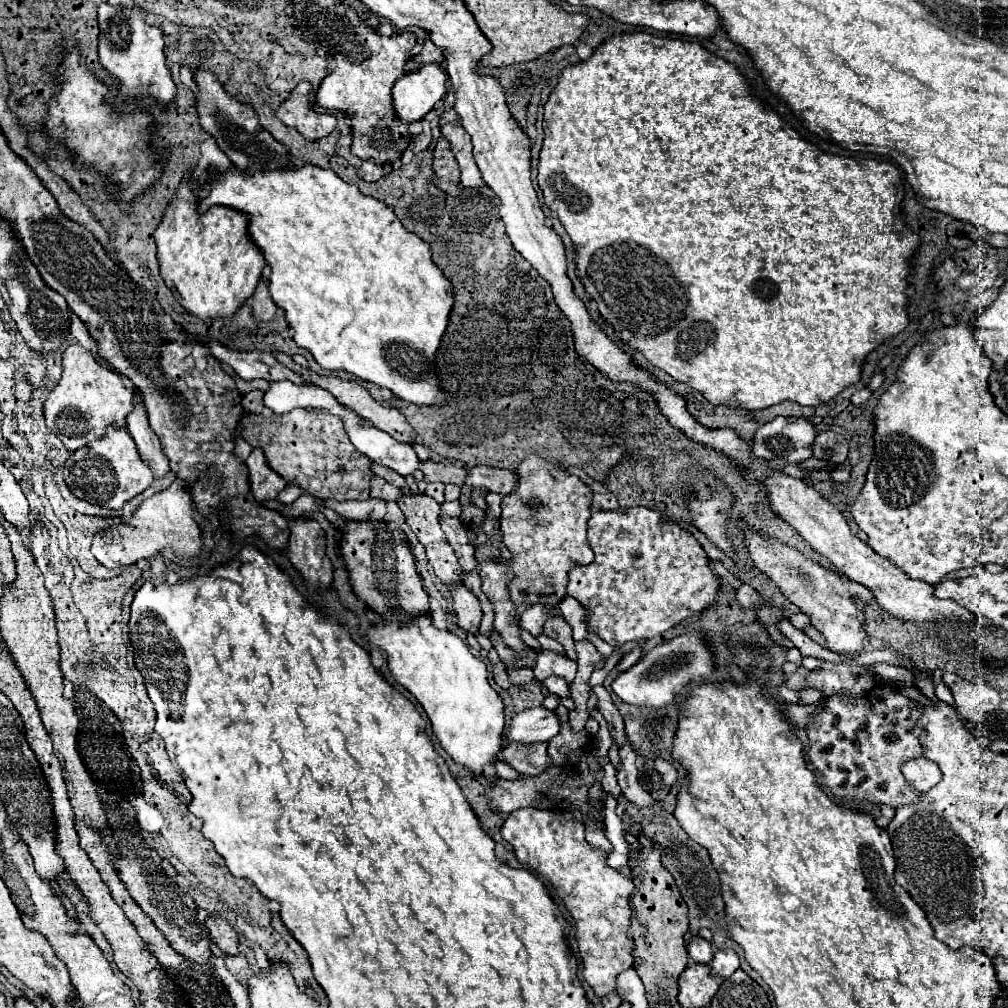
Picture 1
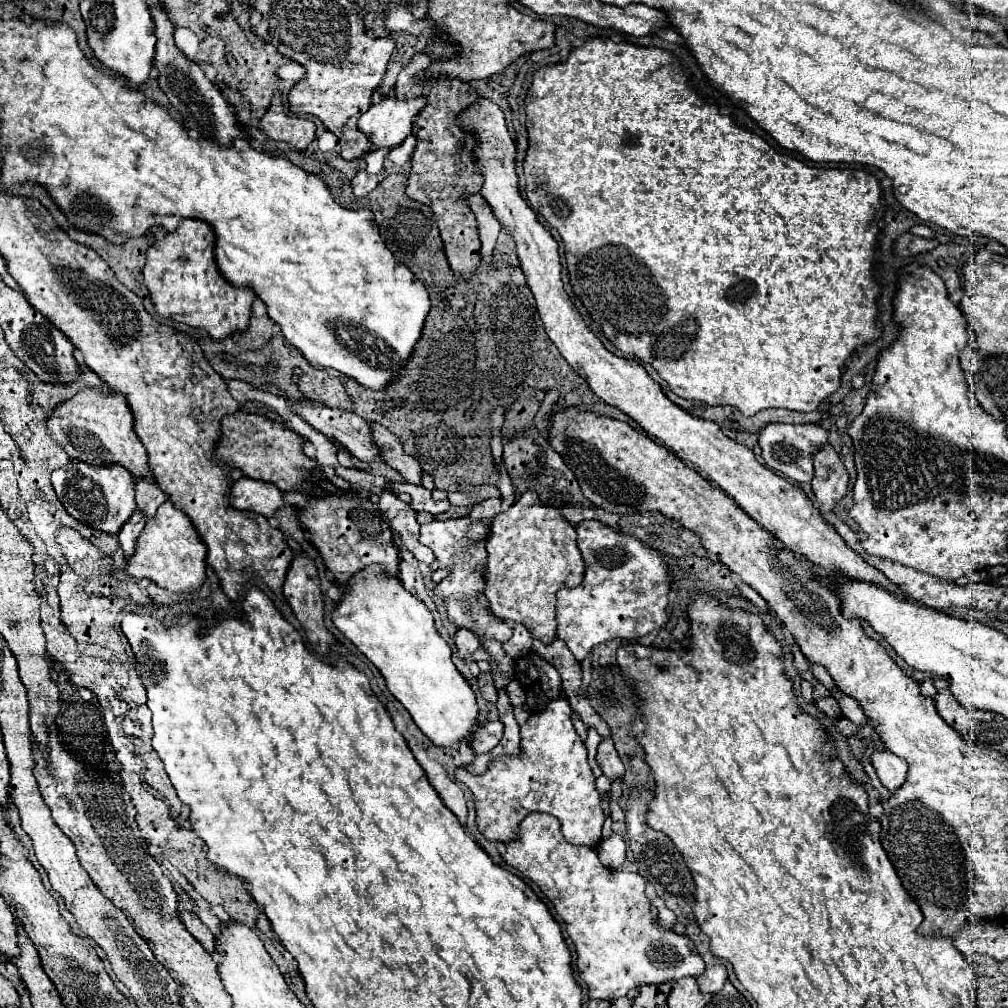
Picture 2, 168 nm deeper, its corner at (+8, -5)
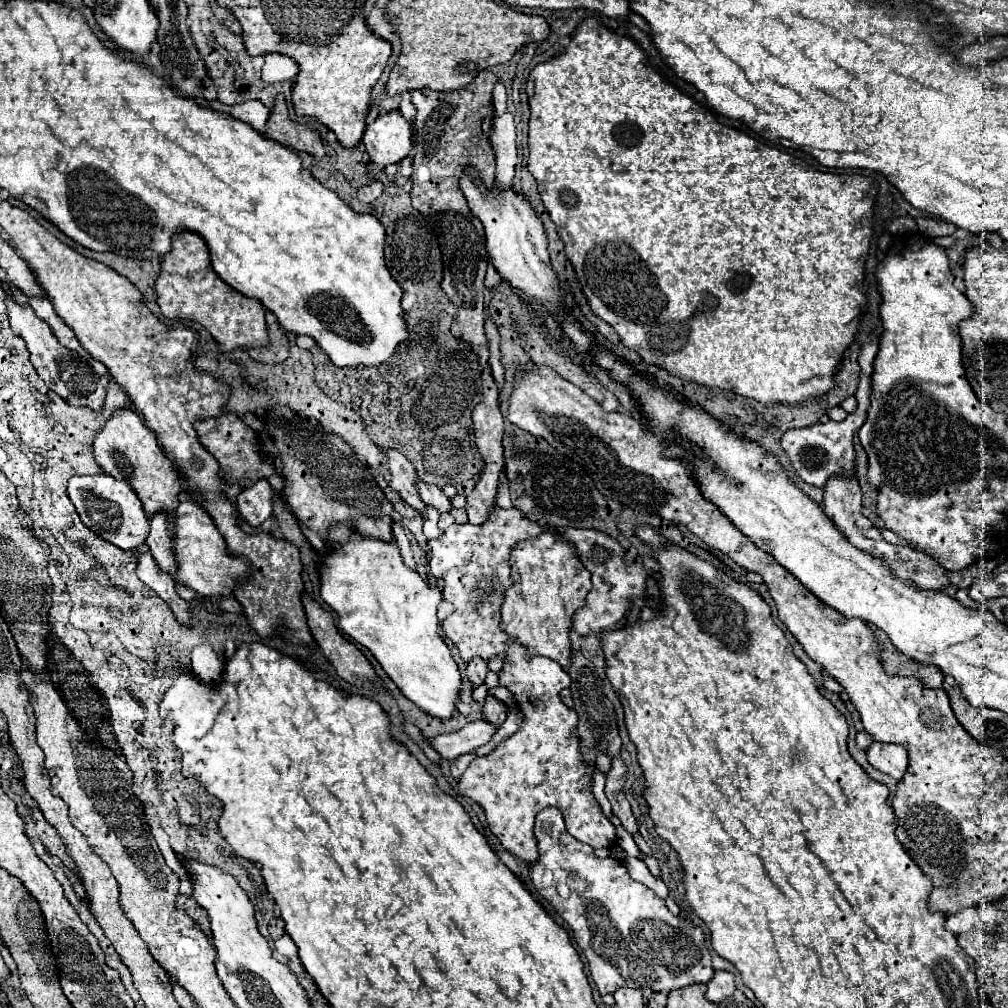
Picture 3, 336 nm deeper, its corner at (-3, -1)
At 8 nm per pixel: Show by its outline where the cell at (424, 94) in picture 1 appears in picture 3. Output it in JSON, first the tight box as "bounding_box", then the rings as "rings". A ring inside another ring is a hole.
{"bounding_box":[363,111,413,175],"rings":[[[399,111],[377,117],[363,133],[363,145],[369,155],[369,175],[377,175],[387,165],[399,163],[411,151],[413,131]]]}

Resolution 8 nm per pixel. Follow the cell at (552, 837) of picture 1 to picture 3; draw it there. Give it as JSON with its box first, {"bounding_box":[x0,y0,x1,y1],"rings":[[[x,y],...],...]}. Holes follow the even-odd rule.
{"bounding_box":[531,807,713,995],"rings":[[[557,807],[539,811],[535,819],[535,837],[539,845],[539,859],[531,865],[531,881],[535,889],[555,907],[561,919],[569,925],[575,935],[575,943],[587,957],[591,979],[595,981],[601,995],[615,993],[619,987],[651,989],[653,993],[671,993],[685,985],[709,983],[713,977],[711,955],[705,947],[701,927],[693,925],[681,915],[673,915],[665,907],[665,899],[657,897],[649,887],[629,877],[625,863],[605,857],[595,857],[587,843],[577,841],[565,829],[563,815]]]}

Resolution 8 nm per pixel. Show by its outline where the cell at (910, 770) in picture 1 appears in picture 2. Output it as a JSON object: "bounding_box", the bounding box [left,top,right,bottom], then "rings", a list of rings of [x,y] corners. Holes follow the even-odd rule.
{"bounding_box":[872,751,908,791],"rings":[[[884,751],[884,753],[874,753],[872,755],[872,765],[882,781],[884,787],[888,787],[890,791],[898,789],[900,785],[904,785],[904,781],[908,779],[908,765],[904,759],[896,757],[894,753],[890,751]]]}

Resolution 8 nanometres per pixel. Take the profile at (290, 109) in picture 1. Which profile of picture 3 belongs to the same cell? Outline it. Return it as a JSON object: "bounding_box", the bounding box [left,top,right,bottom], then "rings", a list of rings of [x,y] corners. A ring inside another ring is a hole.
{"bounding_box":[265,95,325,159],"rings":[[[277,95],[277,99],[275,99],[275,107],[271,109],[271,115],[265,125],[265,135],[277,143],[305,151],[305,153],[313,155],[315,159],[325,157],[325,149],[319,139],[319,133],[315,133],[313,129],[309,129],[301,123],[291,121],[287,117],[287,105],[285,105],[283,95]]]}

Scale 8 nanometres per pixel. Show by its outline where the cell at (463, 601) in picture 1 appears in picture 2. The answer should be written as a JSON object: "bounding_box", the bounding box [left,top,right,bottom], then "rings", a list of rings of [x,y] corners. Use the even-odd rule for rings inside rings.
{"bounding_box":[454,629,480,661],"rings":[[[458,629],[454,635],[454,643],[458,647],[458,655],[466,661],[472,661],[470,655],[480,647],[480,639],[470,629]]]}

